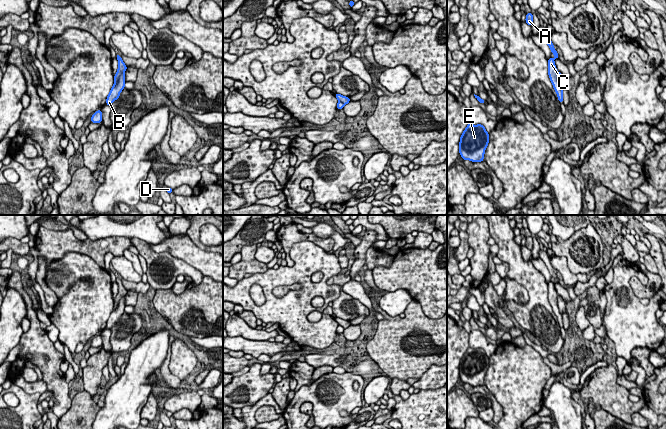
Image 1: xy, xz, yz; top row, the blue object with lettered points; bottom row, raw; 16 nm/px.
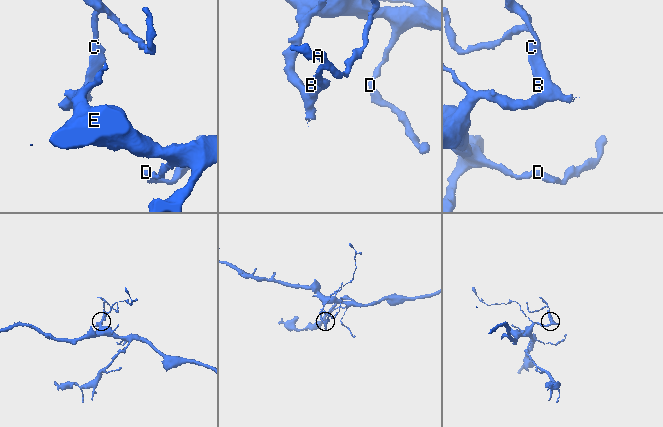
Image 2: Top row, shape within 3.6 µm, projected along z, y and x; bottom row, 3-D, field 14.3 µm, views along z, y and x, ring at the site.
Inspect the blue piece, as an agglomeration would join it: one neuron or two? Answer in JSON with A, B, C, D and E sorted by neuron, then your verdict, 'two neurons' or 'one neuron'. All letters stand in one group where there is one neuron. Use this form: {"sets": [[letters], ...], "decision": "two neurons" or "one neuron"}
{"sets": [["A"], ["B", "C", "D", "E"]], "decision": "two neurons"}

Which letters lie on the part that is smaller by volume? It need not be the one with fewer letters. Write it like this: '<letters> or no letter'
A

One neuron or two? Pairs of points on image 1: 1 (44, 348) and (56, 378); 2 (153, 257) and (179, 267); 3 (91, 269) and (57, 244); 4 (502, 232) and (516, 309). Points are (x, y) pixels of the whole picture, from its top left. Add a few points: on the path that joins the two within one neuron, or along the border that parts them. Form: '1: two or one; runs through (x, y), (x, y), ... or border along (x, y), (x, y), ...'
1: one; runs through (51, 355), (53, 357), (53, 371)
2: one; runs through (159, 261), (166, 262), (173, 267)
3: two; border along (91, 257), (67, 252), (49, 266)
4: one; runs through (510, 253), (516, 265), (533, 282), (533, 297)

